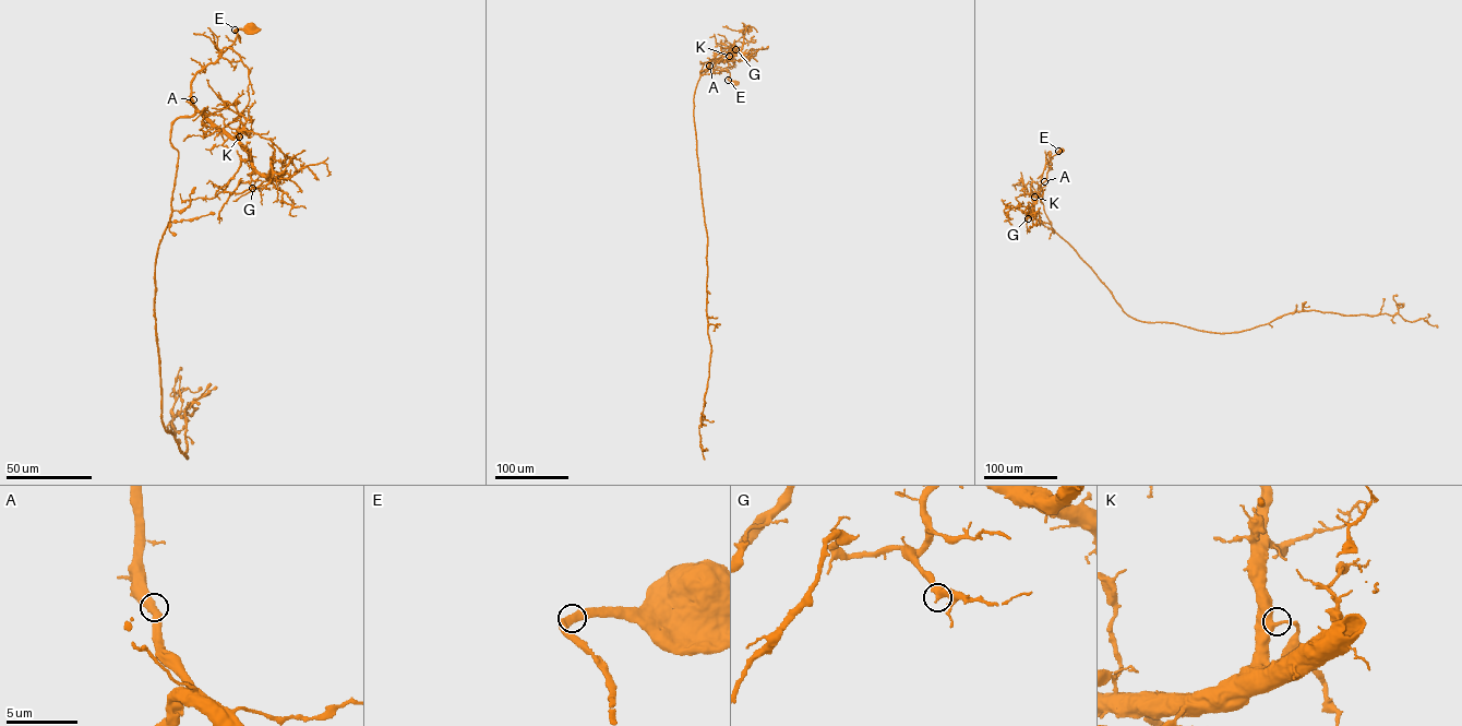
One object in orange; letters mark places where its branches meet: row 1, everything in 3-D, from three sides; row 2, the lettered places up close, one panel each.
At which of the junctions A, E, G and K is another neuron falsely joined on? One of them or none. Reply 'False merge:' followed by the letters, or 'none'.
False merge: none

